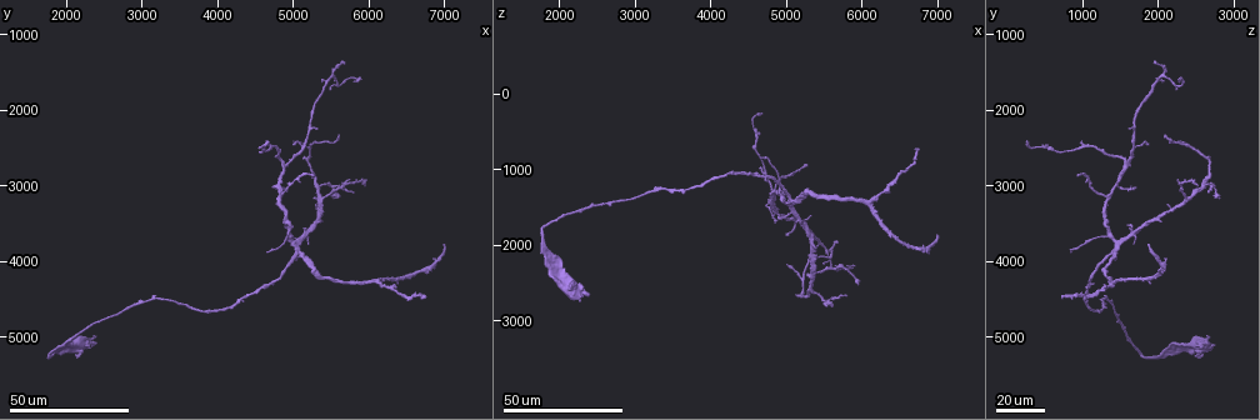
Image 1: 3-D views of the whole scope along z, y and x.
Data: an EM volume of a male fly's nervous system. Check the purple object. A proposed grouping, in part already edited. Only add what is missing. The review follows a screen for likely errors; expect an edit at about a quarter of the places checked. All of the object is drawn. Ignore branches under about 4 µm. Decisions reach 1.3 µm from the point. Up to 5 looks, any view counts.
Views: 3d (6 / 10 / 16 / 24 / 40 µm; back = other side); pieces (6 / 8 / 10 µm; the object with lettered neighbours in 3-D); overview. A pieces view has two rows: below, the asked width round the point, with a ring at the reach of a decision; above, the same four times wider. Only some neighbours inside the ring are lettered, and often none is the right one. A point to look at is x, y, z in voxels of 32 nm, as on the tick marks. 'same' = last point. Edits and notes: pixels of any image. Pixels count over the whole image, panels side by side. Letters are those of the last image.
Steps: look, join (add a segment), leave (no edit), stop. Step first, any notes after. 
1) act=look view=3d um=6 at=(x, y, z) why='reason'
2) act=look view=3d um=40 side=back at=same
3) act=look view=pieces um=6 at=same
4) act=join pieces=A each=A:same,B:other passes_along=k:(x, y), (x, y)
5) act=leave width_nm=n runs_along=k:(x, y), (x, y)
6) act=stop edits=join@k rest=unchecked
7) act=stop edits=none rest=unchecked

act=look view=3d um=40 at=(5350, 2300, 1600) why='an open end'

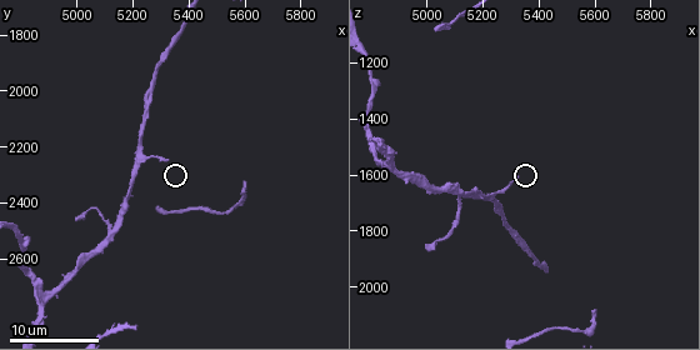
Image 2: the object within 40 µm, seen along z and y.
act=look view=pieces um=6 at=(5320, 2250, 1610)

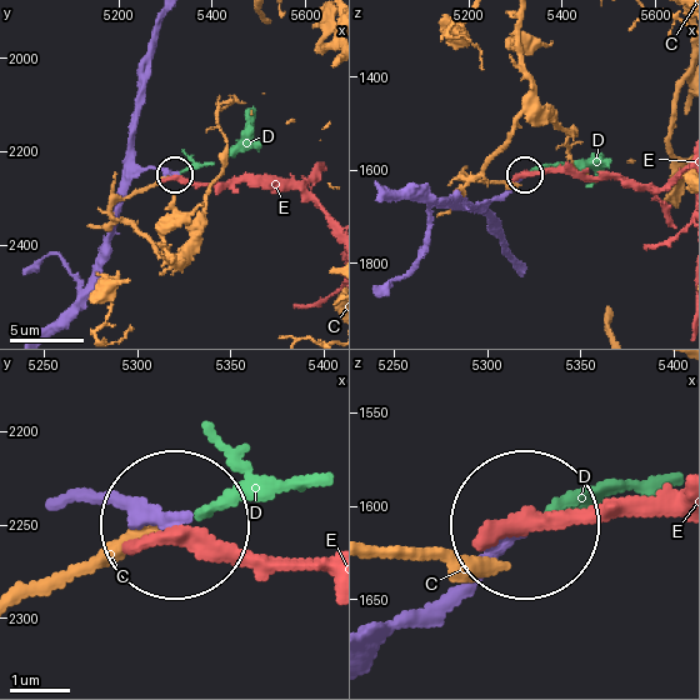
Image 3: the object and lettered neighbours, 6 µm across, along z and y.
act=join pieces=D width_nm=190 each=C:other,D:same,E:other passes_along=3:(96, 503), (200, 518), (260, 488), (320, 483) found='the neuron continues'

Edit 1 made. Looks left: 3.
act=look view=overview

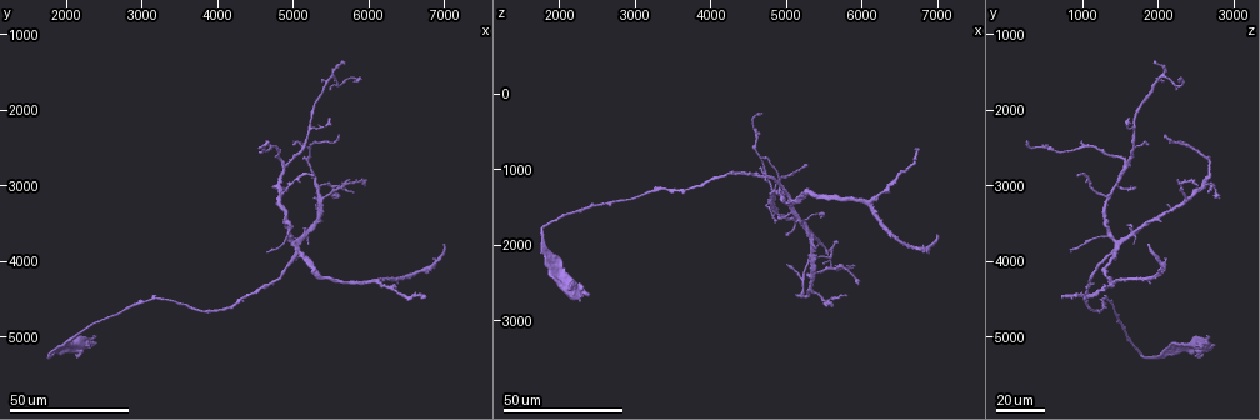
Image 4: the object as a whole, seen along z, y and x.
act=look view=3d um=40 at=(5750, 3100, 2700) why='an open end'

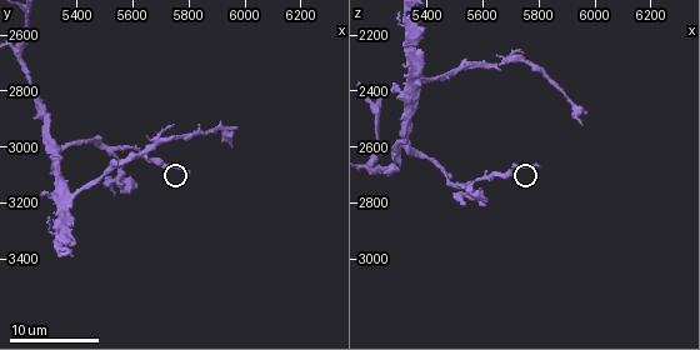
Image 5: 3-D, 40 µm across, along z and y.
act=look view=pieces um=10 at=(5800, 3090, 2660) why='see the neighbours'

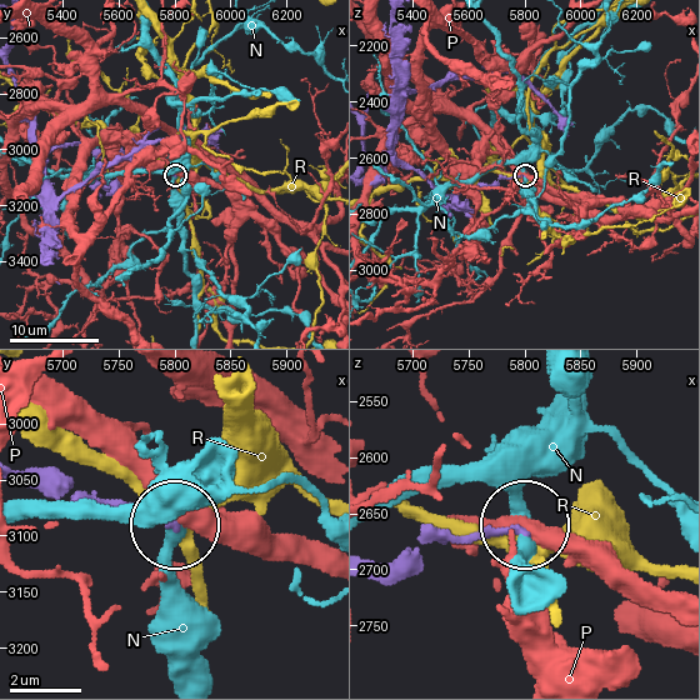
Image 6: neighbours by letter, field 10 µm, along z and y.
act=leave each=N:other,P:other,R:other found='no lettered segment goes on from it'

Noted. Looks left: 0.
act=stop edits=join@3 rest=unchecked

